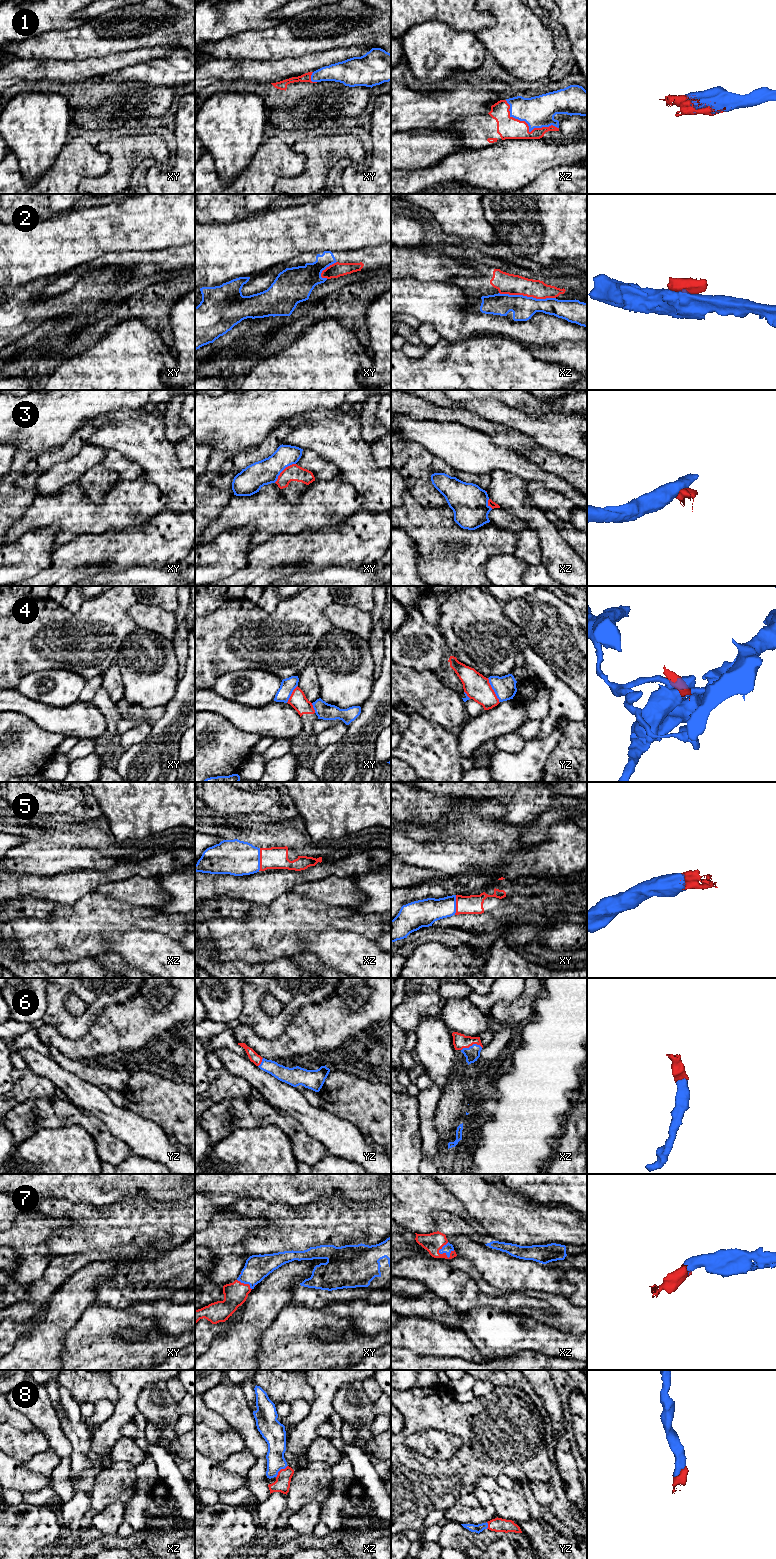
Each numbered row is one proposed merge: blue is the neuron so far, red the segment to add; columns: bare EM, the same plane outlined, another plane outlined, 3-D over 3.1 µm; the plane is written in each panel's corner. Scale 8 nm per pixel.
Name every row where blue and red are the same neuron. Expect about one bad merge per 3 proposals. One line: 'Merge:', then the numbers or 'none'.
Merge: 1, 5, 6, 7, 8

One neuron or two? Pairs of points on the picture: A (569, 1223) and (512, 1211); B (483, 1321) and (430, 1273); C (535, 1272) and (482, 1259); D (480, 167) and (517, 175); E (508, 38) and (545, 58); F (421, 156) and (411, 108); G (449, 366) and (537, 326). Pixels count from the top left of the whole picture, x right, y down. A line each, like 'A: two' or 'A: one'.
A: one
B: two
C: one
D: one
E: one
F: two
G: two

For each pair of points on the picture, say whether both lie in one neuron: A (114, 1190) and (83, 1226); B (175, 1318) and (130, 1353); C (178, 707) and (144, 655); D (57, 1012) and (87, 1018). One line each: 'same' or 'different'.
A: different
B: different
C: different
D: same

